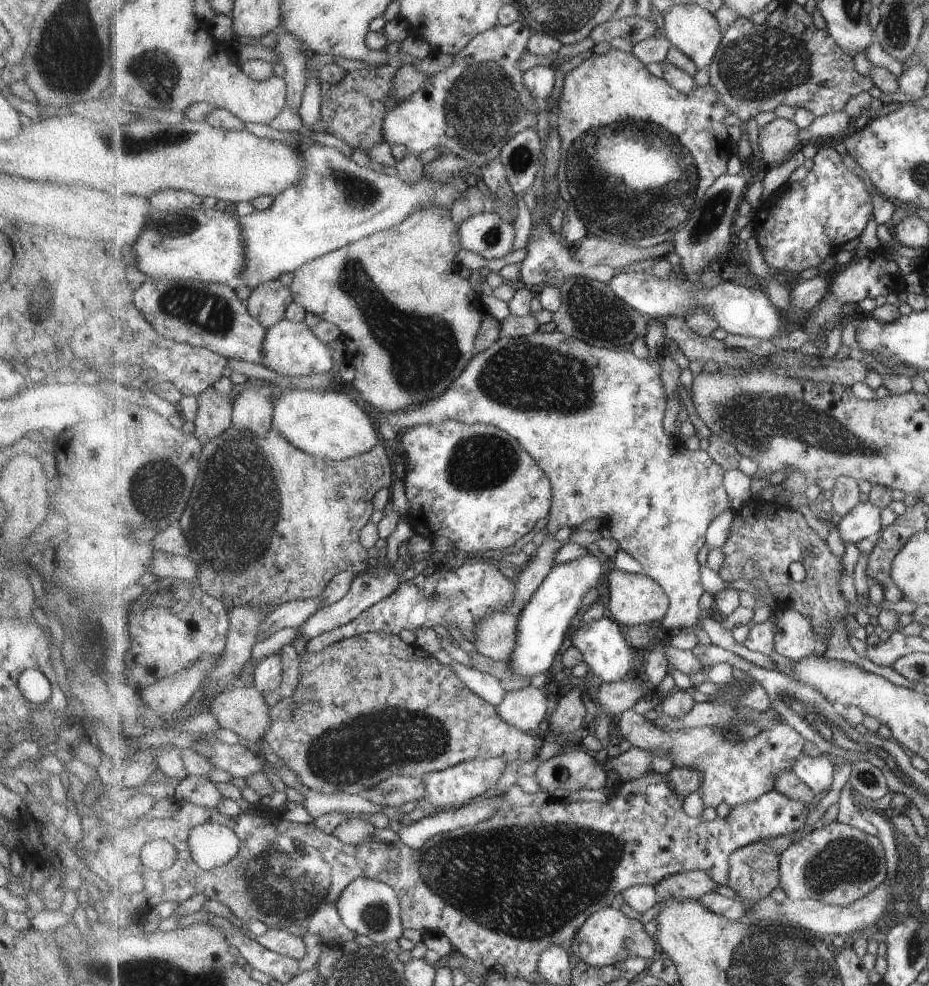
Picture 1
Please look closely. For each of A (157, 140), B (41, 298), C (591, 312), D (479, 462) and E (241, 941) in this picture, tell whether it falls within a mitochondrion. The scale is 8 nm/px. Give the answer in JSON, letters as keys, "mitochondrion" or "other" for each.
{"A":"mitochondrion","B":"mitochondrion","C":"mitochondrion","D":"mitochondrion","E":"other"}

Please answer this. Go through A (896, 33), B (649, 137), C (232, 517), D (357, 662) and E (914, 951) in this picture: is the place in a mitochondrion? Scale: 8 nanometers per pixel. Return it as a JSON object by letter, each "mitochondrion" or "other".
{"A":"mitochondrion","B":"mitochondrion","C":"mitochondrion","D":"other","E":"mitochondrion"}

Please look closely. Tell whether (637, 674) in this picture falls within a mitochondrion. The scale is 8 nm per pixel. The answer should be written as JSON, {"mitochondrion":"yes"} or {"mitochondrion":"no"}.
{"mitochondrion":"no"}

